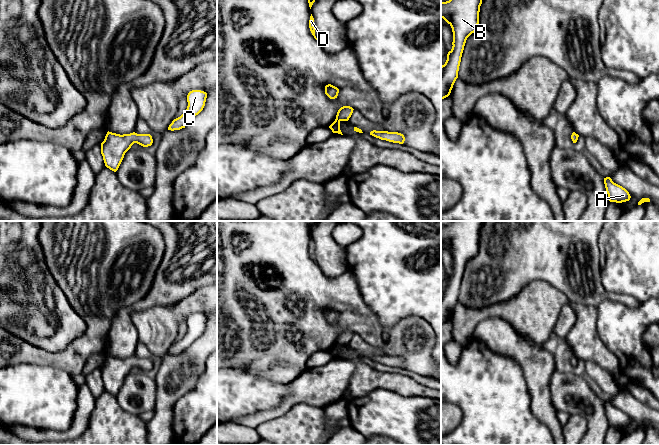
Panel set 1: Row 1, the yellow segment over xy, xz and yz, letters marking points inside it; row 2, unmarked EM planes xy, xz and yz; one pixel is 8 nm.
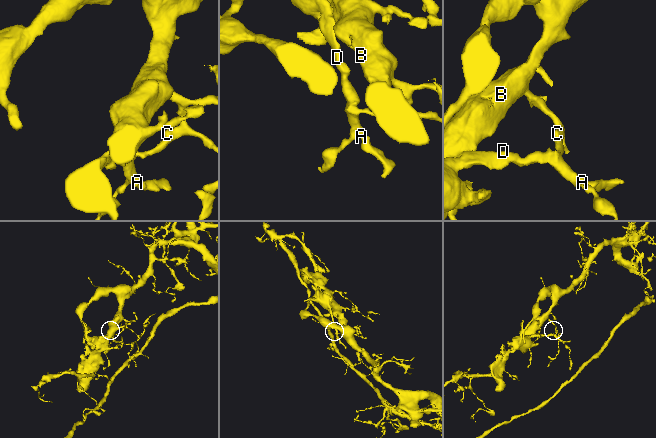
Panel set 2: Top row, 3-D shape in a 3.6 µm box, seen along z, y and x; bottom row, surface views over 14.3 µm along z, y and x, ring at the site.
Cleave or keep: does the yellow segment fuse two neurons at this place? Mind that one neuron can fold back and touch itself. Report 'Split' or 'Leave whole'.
Split

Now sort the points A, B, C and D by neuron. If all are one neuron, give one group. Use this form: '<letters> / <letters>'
A D / B C

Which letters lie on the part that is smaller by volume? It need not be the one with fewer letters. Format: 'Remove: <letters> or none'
Remove: A, D

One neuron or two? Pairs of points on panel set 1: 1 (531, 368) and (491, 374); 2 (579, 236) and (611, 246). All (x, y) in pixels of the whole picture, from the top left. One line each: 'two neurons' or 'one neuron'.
1: two neurons
2: two neurons

